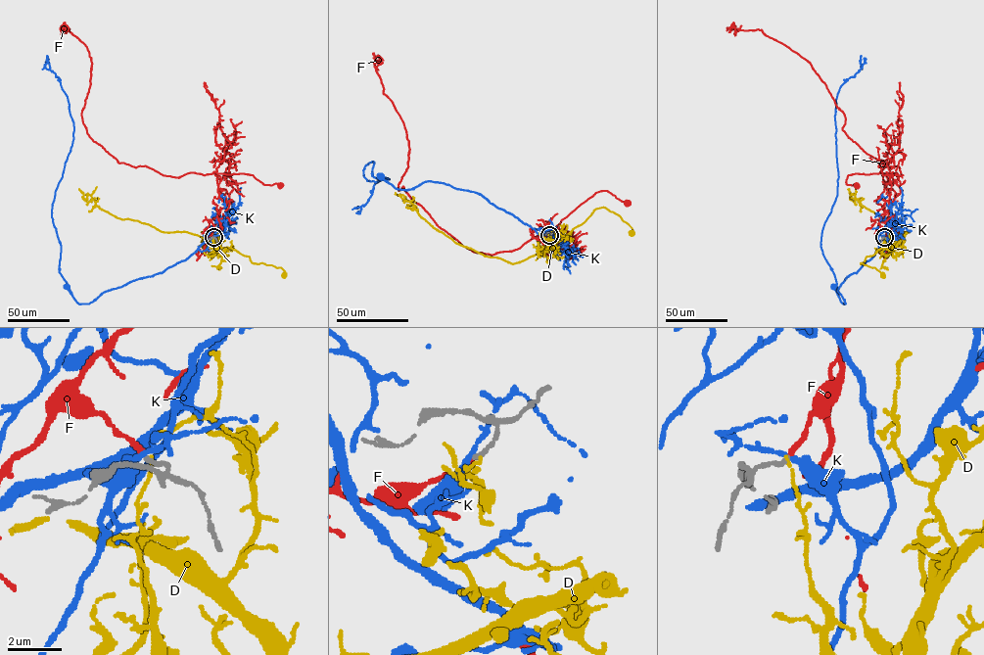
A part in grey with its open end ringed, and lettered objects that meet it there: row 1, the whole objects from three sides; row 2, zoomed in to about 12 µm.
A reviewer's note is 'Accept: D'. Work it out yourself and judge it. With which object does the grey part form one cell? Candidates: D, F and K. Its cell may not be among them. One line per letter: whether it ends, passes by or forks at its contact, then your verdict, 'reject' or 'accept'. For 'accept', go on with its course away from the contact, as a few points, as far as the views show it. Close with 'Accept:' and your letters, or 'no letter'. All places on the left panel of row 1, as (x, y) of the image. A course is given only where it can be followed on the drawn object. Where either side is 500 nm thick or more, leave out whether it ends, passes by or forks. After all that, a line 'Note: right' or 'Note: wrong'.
D: it ends there; reject
F: it ends there; accept; it runs (213, 237), (210, 233), (218, 219), (218, 210), (226, 205), (213, 171), (252, 174), (266, 185), (280, 186)
K: it passes by; reject
Accept: F
Note: wrong

